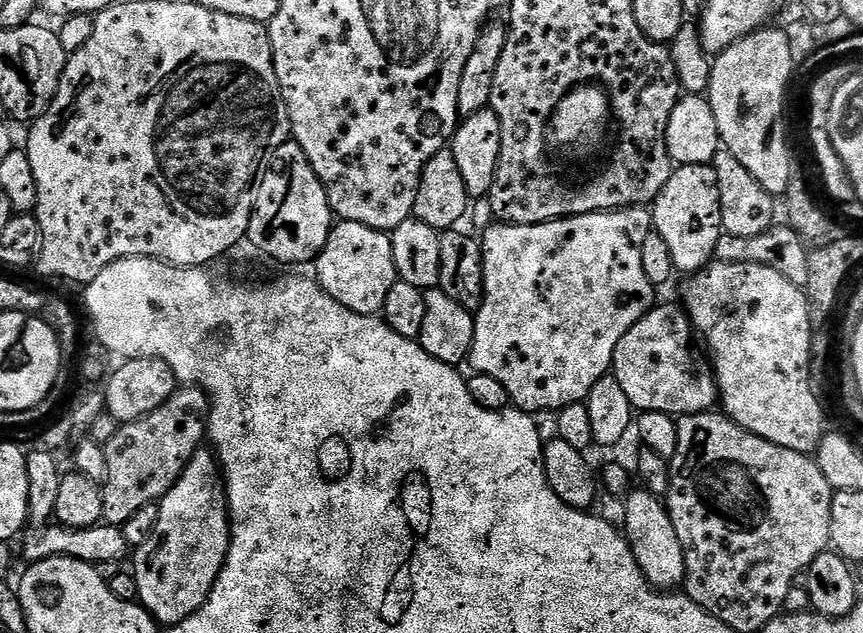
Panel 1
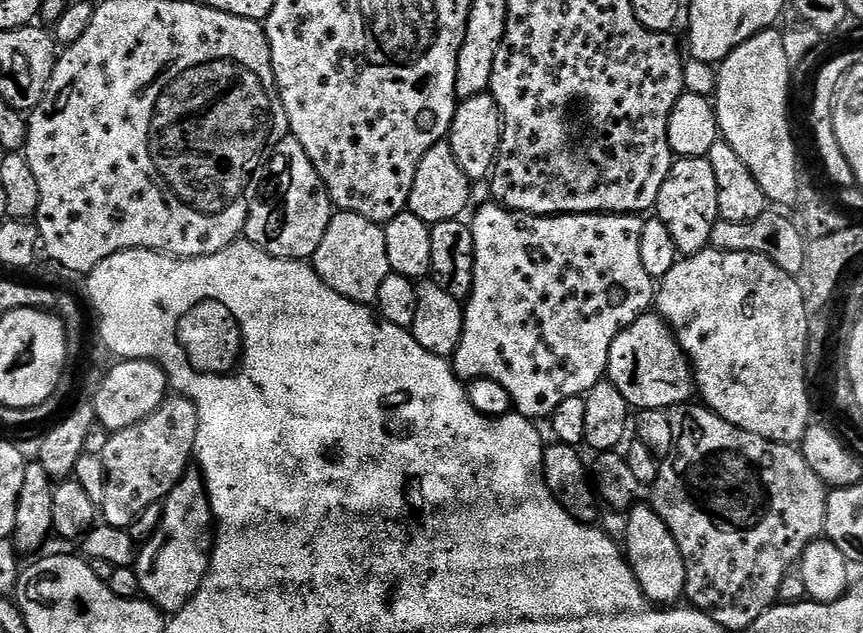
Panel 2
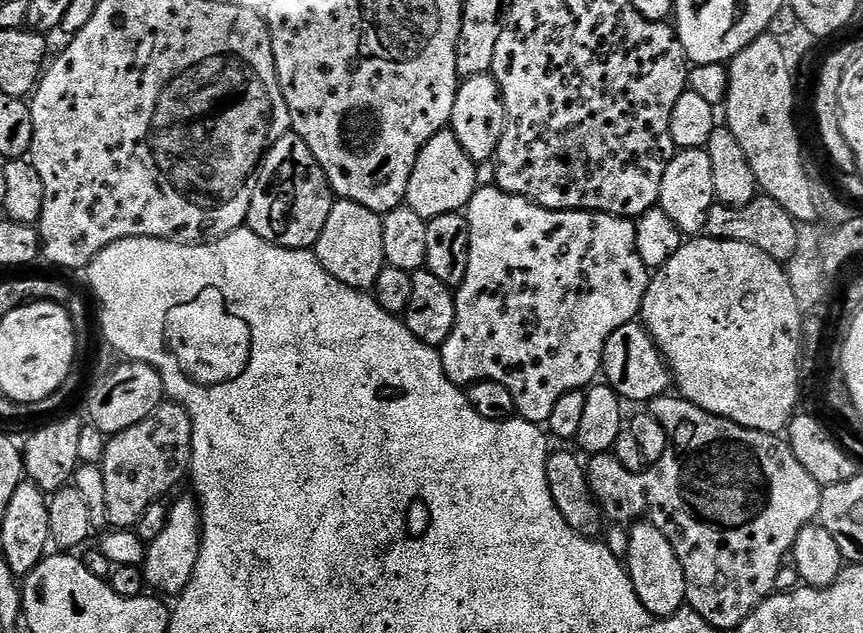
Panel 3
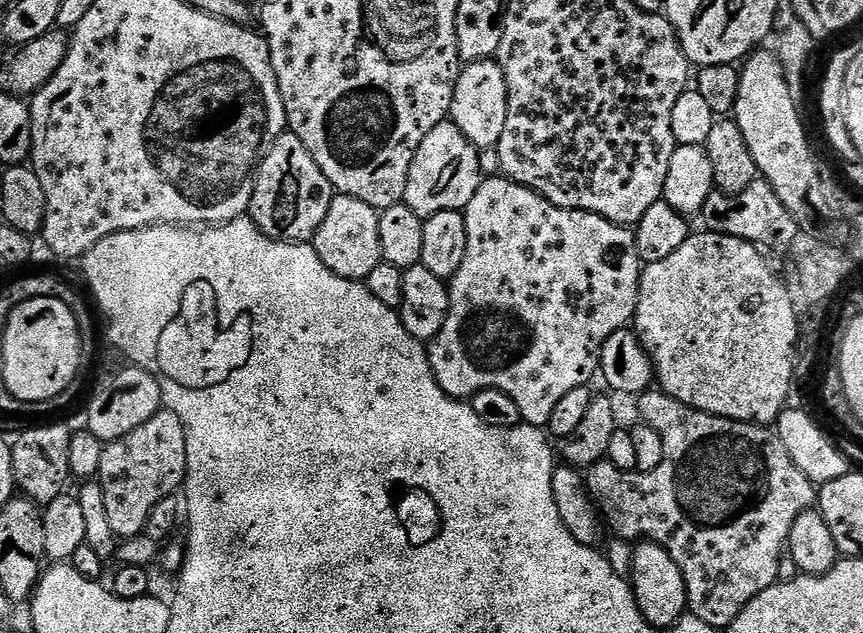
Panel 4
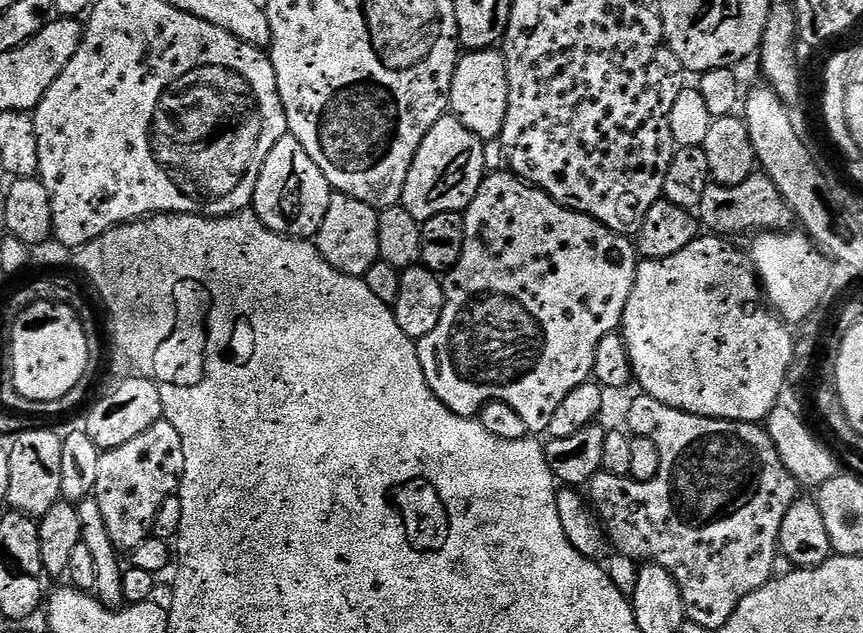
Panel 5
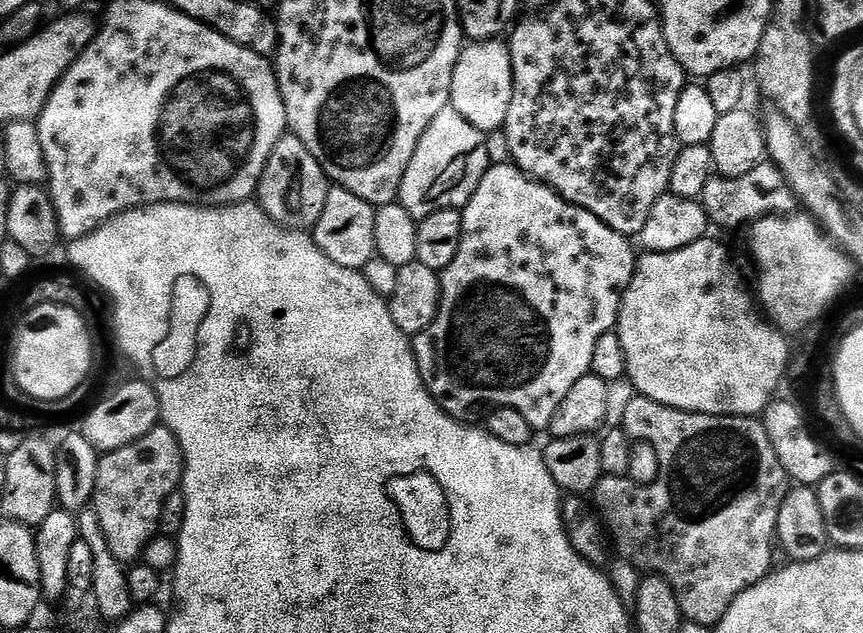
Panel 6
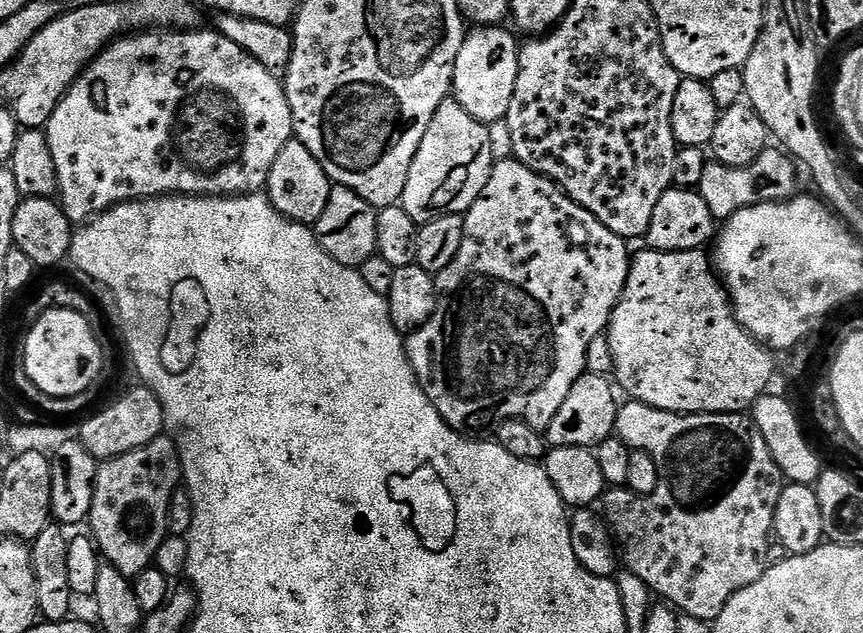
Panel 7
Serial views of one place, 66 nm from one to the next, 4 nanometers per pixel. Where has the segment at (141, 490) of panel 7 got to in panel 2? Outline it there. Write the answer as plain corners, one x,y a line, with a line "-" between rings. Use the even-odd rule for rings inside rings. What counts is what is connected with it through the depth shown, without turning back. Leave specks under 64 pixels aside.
179,394
165,398
159,410
142,422
111,433
102,457
106,466
103,523
128,529
146,506
161,503
170,495
193,463
197,434
198,410
192,400

